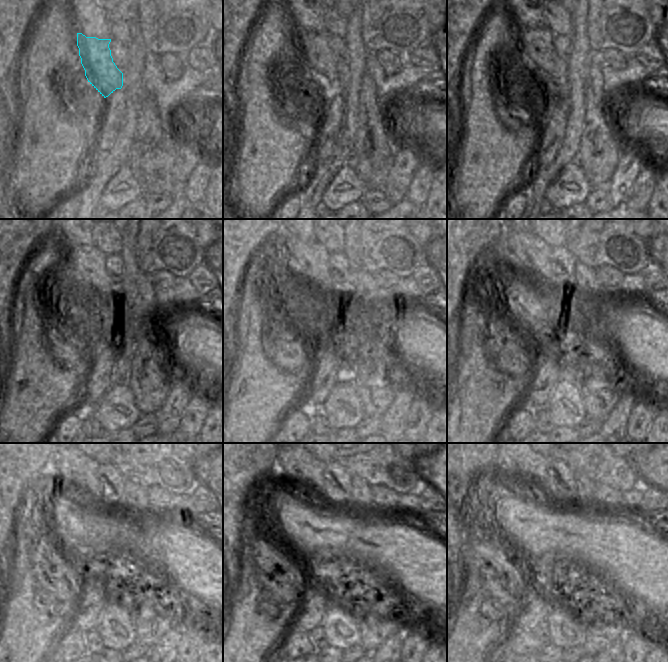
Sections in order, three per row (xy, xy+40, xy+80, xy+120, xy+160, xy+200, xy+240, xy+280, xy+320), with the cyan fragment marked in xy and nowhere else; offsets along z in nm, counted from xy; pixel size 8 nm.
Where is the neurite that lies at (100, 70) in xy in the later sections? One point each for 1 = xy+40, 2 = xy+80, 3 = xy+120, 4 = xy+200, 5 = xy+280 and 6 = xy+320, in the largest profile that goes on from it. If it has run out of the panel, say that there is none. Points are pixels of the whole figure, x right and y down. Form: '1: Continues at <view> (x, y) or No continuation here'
1: Continues at xy+40 (313, 51)
2: Continues at xy+80 (534, 47)
3: Continues at xy+120 (84, 267)
4: Continues at xy+200 (524, 250)
5: Continues at xy+280 (295, 463)
6: Continues at xy+320 (528, 463).

